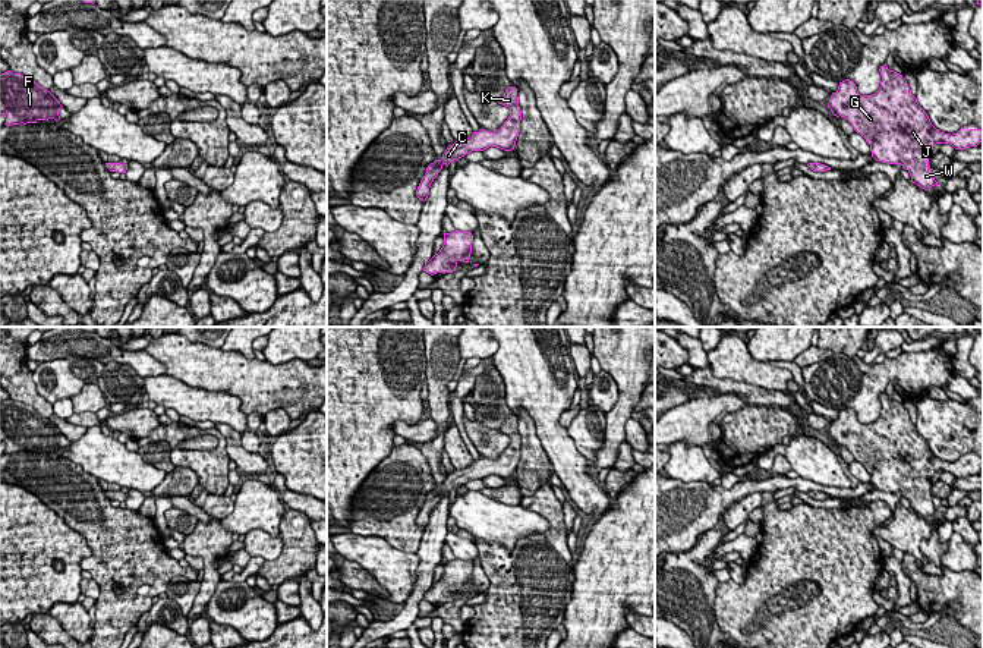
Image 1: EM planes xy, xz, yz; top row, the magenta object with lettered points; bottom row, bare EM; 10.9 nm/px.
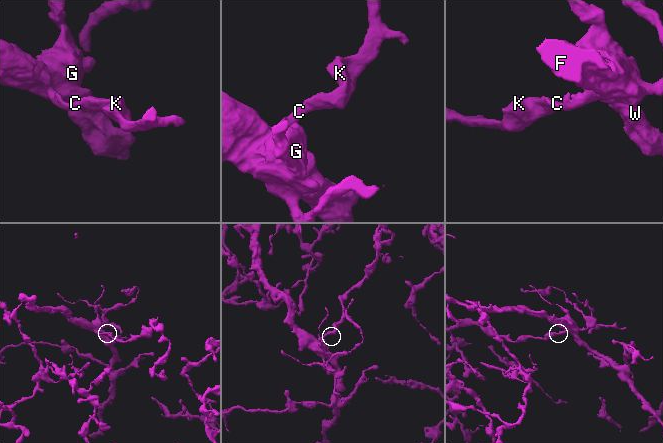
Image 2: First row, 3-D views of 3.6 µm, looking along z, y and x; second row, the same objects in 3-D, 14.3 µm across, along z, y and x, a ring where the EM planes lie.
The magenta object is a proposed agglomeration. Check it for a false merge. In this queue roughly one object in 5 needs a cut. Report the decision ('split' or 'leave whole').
leave whole

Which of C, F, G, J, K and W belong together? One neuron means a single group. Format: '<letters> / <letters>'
C F G J K W

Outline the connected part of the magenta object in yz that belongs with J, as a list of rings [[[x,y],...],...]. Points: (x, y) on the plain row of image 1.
[[[886,391],[879,397],[882,409],[879,418],[872,424],[860,424],[853,409],[845,408],[832,421],[828,435],[837,446],[845,446],[854,459],[860,462],[870,474],[872,485],[876,490],[901,493],[910,504],[911,510],[927,518],[938,515],[933,500],[929,497],[929,482],[936,472],[949,472],[955,478],[977,475],[983,469],[982,457],[961,456],[957,462],[943,462],[936,457],[927,441],[919,434],[917,427],[902,403],[889,399]]]

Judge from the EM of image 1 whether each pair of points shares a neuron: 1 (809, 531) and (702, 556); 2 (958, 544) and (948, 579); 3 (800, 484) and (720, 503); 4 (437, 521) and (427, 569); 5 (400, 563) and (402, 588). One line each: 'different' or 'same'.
1: different
2: different
3: same
4: same
5: same

